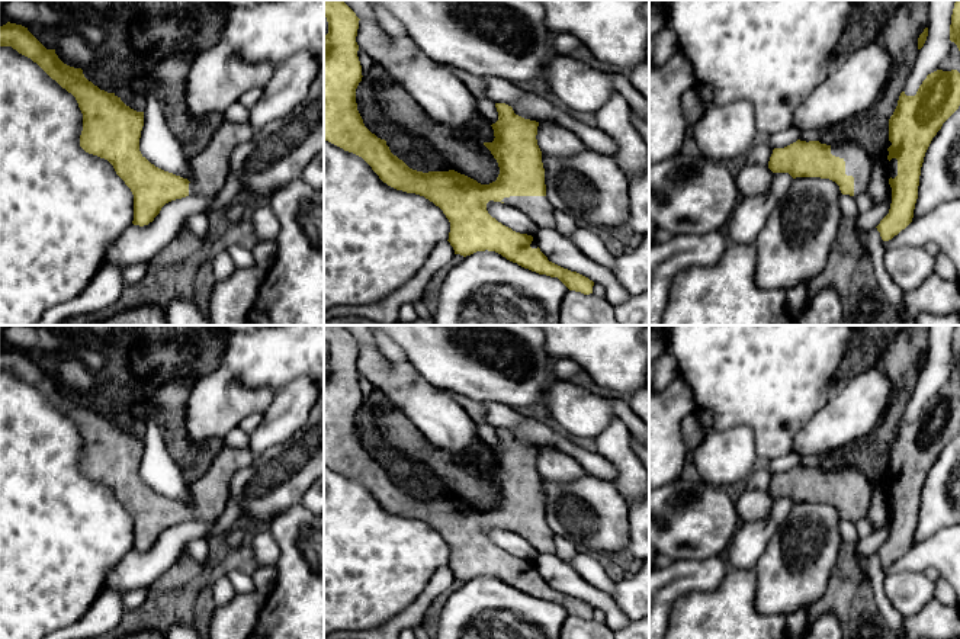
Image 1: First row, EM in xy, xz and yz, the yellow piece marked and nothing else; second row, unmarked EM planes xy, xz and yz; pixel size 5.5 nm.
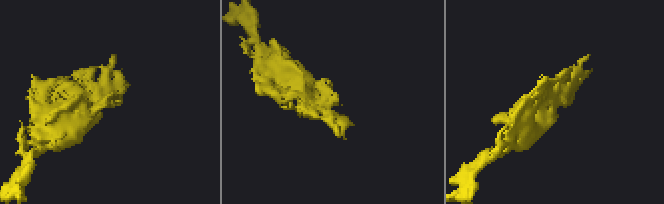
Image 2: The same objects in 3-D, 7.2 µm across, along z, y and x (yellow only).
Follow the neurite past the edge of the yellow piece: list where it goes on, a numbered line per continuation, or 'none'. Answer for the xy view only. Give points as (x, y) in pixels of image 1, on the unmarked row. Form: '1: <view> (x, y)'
1: xy (211, 493)

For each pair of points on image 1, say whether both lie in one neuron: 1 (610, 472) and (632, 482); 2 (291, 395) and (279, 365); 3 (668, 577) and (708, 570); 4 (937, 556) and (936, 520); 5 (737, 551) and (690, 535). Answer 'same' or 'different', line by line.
1: different
2: different
3: same
4: different
5: different

